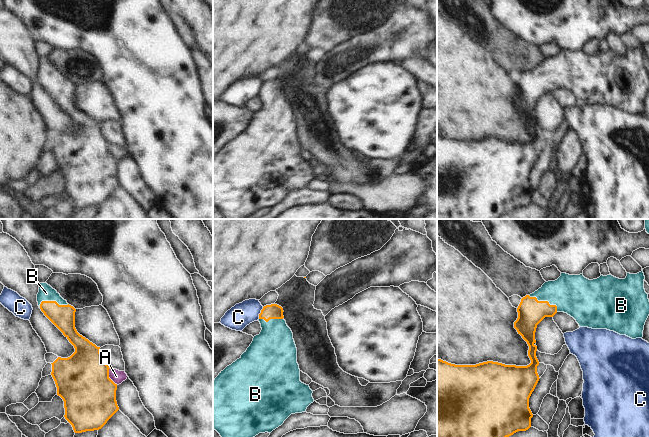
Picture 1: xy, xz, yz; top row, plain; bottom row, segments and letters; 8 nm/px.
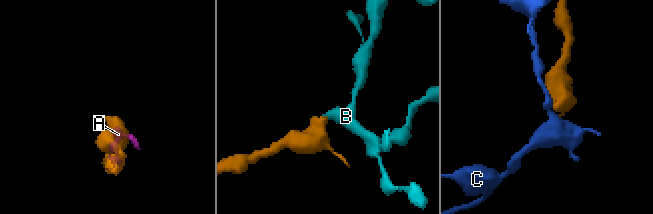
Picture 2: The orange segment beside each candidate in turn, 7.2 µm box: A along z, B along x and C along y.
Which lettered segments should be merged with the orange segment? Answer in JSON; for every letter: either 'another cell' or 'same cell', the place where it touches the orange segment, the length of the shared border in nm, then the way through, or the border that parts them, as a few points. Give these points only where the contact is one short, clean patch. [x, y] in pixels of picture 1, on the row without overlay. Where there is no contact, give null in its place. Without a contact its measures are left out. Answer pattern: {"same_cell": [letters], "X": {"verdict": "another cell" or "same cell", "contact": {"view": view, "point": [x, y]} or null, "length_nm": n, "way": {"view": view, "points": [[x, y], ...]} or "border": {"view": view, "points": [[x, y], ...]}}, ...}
{"same_cell": ["B"], "A": {"verdict": "another cell", "contact": {"view": "xy", "point": [108, 153]}, "length_nm": 150, "border": {"view": "xy", "points": [[109, 144], [109, 153], [117, 160]]}}, "B": {"verdict": "same cell", "contact": {"view": "yz", "point": [545, 77]}, "length_nm": 280, "way": {"view": "yz", "points": [[531, 88], [545, 77], [554, 72], [575, 71]]}}, "C": {"verdict": "another cell", "contact": {"view": "xz", "point": [260, 89]}, "length_nm": 100}}

